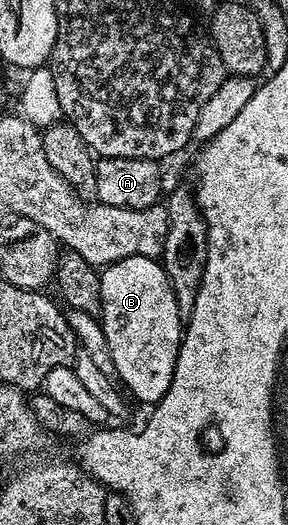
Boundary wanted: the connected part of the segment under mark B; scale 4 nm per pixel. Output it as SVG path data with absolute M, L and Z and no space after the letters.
M131 256L107 265L100 272L100 285L102 302L98 319L104 326L106 342L110 346L110 358L114 358L114 370L119 383L131 399L133 396L134 399L148 404L147 406L155 406L170 390L182 339L182 317L178 302L174 302L170 278L159 259Z

